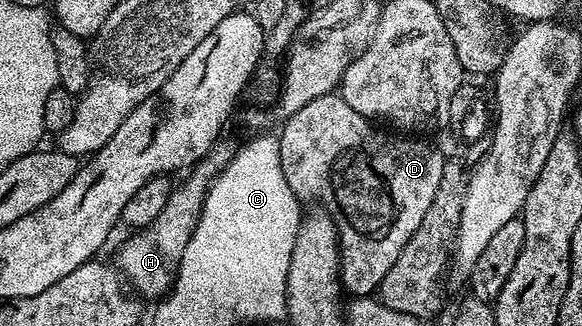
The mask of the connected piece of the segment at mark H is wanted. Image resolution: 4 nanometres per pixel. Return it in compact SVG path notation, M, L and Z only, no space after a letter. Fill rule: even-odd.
M226 139L216 141L211 150L184 176L188 177L180 185L176 184L172 188L161 215L157 215L157 219L153 219L153 223L147 228L132 232L131 238L120 247L118 272L140 298L159 299L172 288L179 260L183 258L185 247L195 230L195 225L199 222L200 214L203 213L203 204L207 198L207 191L211 188L211 182L235 158L236 152L236 146L231 146Z

